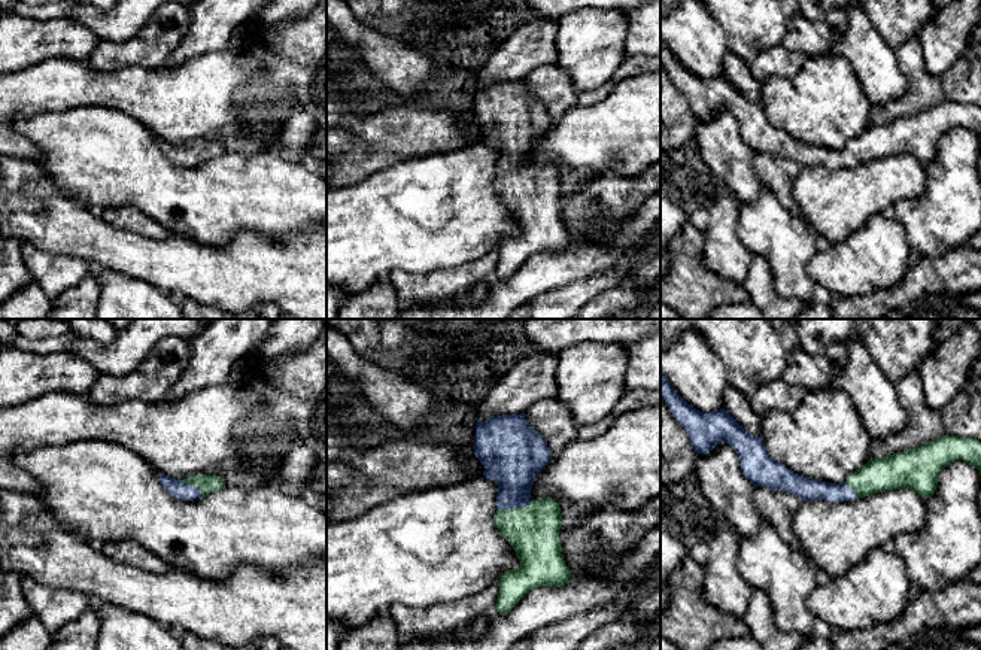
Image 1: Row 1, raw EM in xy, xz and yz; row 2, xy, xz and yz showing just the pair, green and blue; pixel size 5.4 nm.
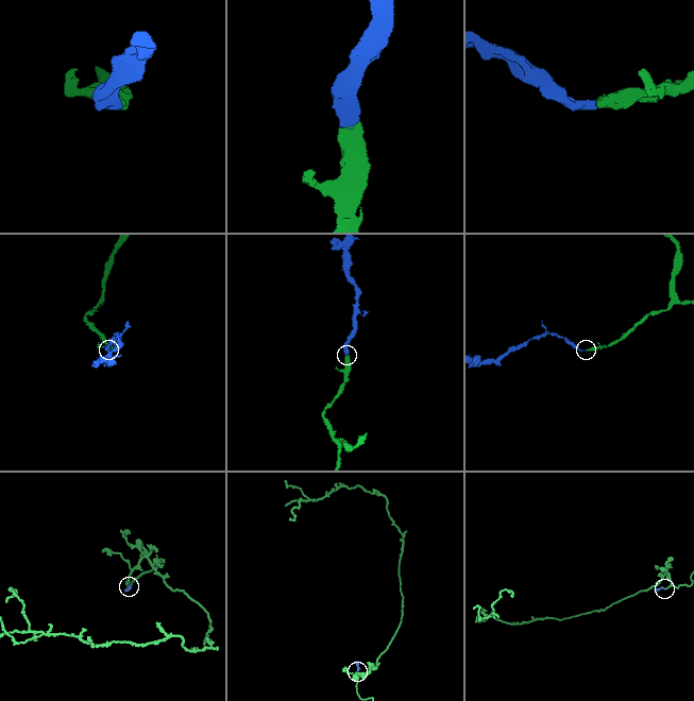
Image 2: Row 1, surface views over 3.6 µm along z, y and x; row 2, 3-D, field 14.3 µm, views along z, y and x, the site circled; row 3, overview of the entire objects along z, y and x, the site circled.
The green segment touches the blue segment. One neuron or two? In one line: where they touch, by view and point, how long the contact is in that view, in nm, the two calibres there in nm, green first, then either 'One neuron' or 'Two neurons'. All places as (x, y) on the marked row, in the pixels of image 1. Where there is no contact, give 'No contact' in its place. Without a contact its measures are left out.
Touches green at xz (515, 509). Shared border 200 nm. Thickness 280 nm (green) against 280 nm. One neuron

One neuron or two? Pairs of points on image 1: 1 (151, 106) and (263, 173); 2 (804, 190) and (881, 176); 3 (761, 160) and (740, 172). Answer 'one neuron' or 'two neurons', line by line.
1: two neurons
2: one neuron
3: two neurons

